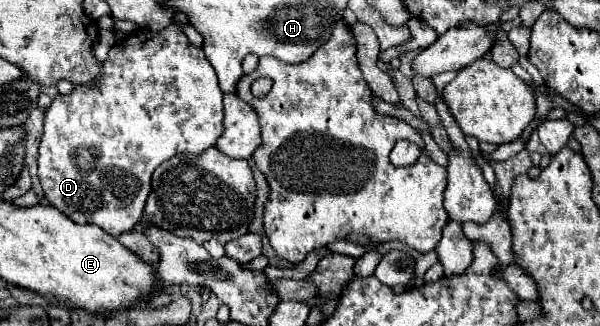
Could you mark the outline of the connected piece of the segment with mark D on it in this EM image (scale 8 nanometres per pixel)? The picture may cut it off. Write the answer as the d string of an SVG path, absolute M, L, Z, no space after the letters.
M169 25L161 31L149 31L149 29L139 29L137 33L125 37L123 41L119 41L115 47L109 49L107 59L103 61L103 75L101 75L101 83L97 87L75 87L71 95L63 97L57 95L49 107L49 111L45 113L45 121L43 121L43 137L41 137L41 145L39 145L39 157L37 157L37 167L39 167L39 181L43 181L43 195L47 197L47 201L61 209L69 219L73 219L75 223L93 223L97 227L101 227L105 233L119 237L123 231L133 229L143 215L145 209L145 201L147 195L151 191L151 175L153 171L167 159L171 159L177 153L189 151L189 153L201 153L207 147L213 147L219 133L223 131L223 91L219 89L217 83L217 73L215 69L209 65L203 49L193 47L187 39L187 35L181 31L181 27L177 25Z

